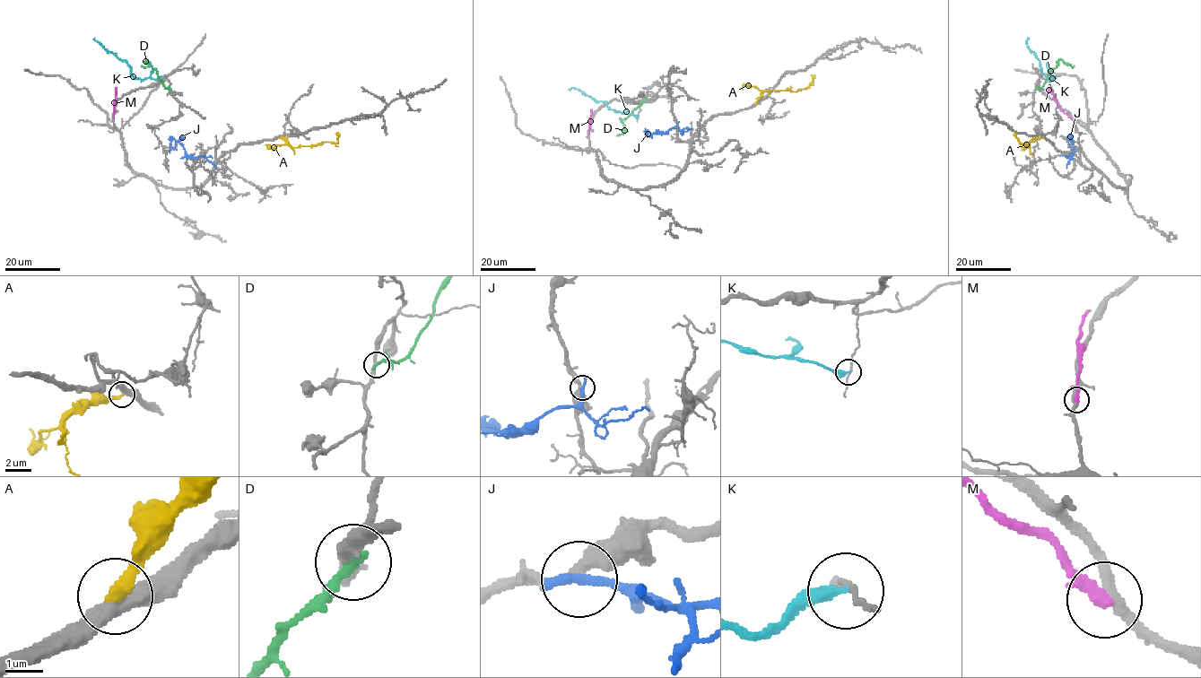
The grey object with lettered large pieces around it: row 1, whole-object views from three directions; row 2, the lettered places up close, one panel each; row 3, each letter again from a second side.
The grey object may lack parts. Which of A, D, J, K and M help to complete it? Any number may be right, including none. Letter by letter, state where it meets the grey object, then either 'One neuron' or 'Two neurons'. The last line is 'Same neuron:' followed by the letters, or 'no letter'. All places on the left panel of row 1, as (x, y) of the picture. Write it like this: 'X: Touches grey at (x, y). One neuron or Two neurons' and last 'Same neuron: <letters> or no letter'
A: Touches grey at (280, 137). One neuron
D: Touches grey at (170, 89). Two neurons
J: Touches grey at (202, 155). Two neurons
K: Touches grey at (162, 76). Two neurons
M: Touches grey at (113, 118). Two neurons
Same neuron: A

